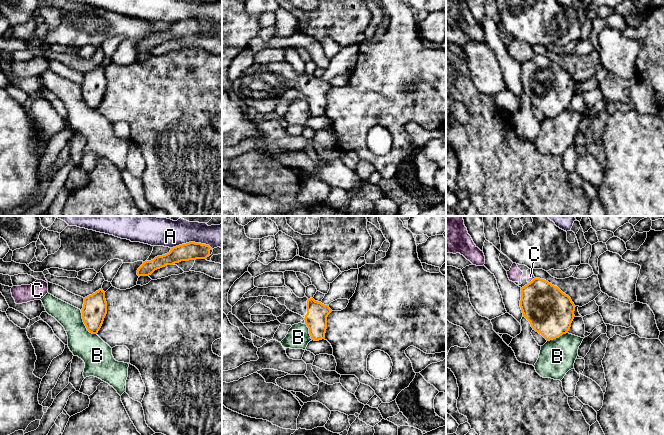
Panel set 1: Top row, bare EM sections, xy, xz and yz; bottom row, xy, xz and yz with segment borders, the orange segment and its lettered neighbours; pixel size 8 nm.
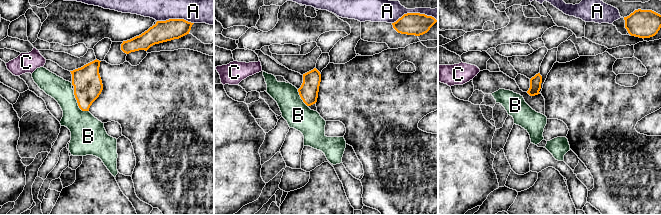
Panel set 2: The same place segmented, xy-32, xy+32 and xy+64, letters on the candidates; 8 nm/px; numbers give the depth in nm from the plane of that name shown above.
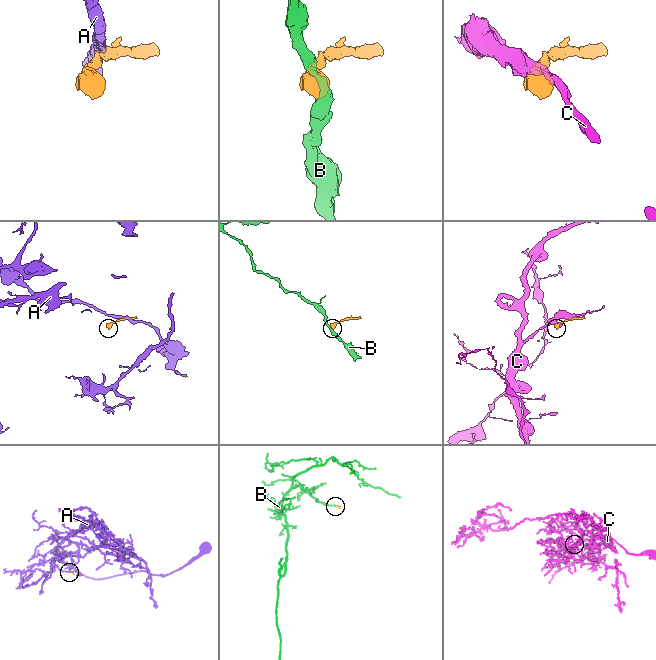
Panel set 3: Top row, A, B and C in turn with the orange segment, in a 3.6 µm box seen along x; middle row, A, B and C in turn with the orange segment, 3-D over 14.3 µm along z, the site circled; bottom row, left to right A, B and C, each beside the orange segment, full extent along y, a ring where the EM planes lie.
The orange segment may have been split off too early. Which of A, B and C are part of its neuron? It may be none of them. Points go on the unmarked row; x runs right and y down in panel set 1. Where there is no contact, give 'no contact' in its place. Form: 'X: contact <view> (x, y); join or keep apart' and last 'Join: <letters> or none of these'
A: contact xy (192, 18); keep apart
B: contact xy (85, 101); keep apart
C: contact yz (532, 56); keep apart
Join: none of these

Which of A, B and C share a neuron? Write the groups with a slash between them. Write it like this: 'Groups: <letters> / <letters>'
Groups: A / B / C

